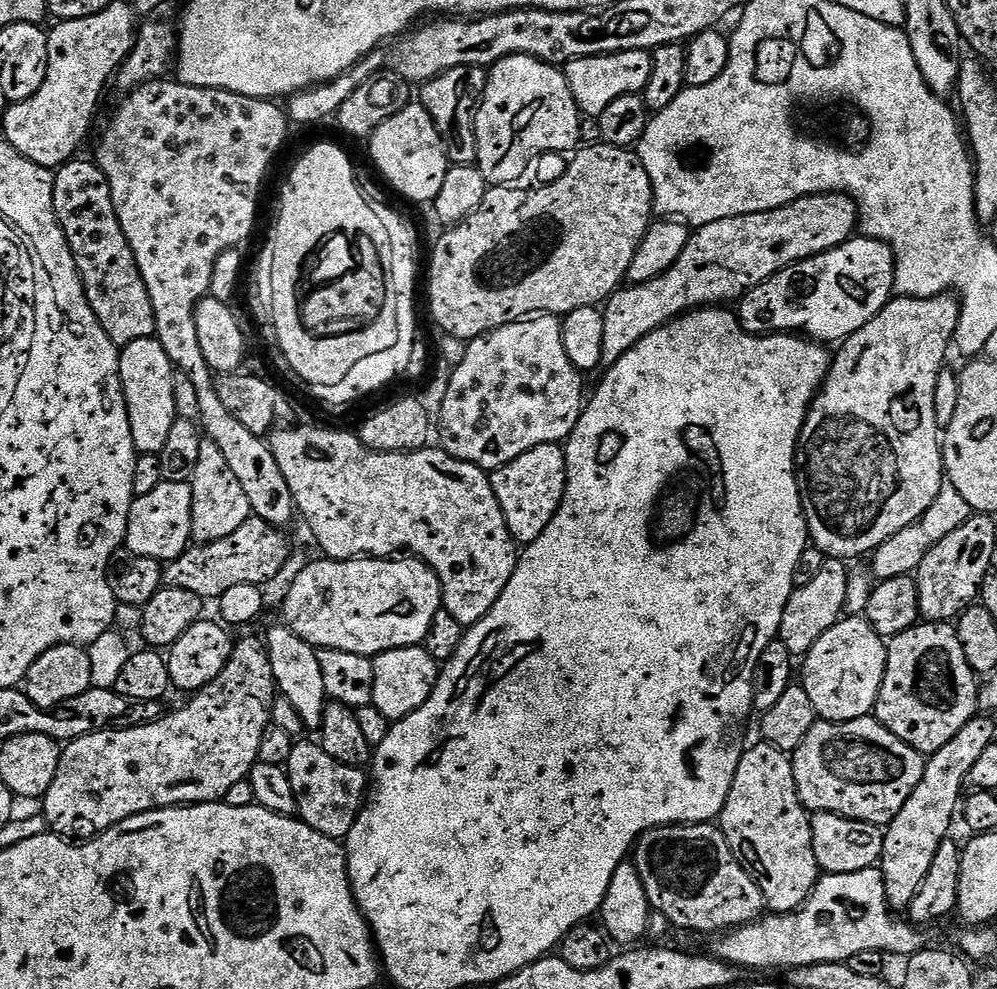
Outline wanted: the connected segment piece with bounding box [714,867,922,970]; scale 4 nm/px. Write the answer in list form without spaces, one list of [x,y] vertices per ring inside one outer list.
[[[879,867],[858,870],[854,874],[824,874],[816,882],[815,890],[797,912],[768,914],[753,924],[742,928],[731,929],[721,935],[716,944],[714,956],[728,964],[735,964],[741,970],[747,968],[782,968],[789,970],[798,967],[810,967],[820,963],[846,962],[854,954],[863,951],[879,951],[885,954],[893,952],[896,956],[911,958],[915,952],[921,951],[920,936],[911,923],[903,919],[895,920],[884,898],[884,879]]]

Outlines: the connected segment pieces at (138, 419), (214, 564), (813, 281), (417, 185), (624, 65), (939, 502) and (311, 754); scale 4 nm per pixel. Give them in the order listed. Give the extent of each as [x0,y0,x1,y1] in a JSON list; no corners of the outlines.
[[120,339,177,454],[164,518,288,602],[738,235,896,346],[370,104,450,205],[562,50,651,118],[871,482,973,581],[286,738,370,841]]

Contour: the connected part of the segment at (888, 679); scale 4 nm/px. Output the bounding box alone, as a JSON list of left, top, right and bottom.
[874,622,978,754]

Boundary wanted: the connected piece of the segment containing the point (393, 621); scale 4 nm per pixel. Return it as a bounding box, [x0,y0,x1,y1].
[282,558,442,658]

